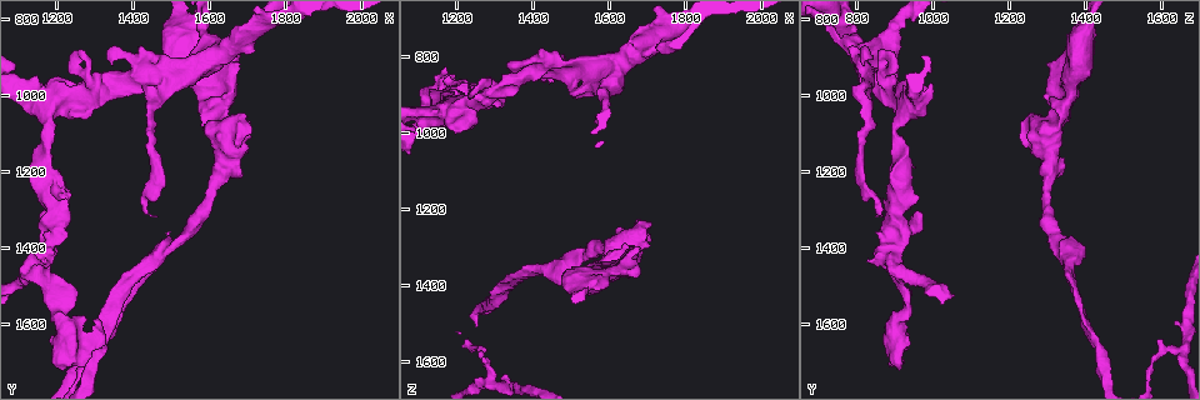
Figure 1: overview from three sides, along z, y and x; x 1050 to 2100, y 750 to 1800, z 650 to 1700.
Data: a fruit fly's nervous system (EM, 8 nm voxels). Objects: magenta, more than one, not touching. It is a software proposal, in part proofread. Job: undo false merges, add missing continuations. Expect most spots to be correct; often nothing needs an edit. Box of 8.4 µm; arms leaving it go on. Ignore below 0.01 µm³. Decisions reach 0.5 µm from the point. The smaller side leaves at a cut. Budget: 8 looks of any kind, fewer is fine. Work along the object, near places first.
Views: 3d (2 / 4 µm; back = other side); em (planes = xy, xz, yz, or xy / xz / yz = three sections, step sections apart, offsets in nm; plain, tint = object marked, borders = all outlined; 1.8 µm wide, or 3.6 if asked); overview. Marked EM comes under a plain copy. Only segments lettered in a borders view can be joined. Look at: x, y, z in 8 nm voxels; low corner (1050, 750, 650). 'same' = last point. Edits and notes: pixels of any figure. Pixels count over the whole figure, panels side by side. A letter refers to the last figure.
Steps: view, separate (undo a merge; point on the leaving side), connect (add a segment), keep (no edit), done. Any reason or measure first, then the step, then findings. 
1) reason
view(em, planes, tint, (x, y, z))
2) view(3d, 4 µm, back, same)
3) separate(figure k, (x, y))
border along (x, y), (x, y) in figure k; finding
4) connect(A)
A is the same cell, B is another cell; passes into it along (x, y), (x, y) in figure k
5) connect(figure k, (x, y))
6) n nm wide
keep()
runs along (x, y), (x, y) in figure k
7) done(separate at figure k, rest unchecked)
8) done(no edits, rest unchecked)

thick turns thin
view(em, xz, step 8, tint, (1230, 1615, 905))

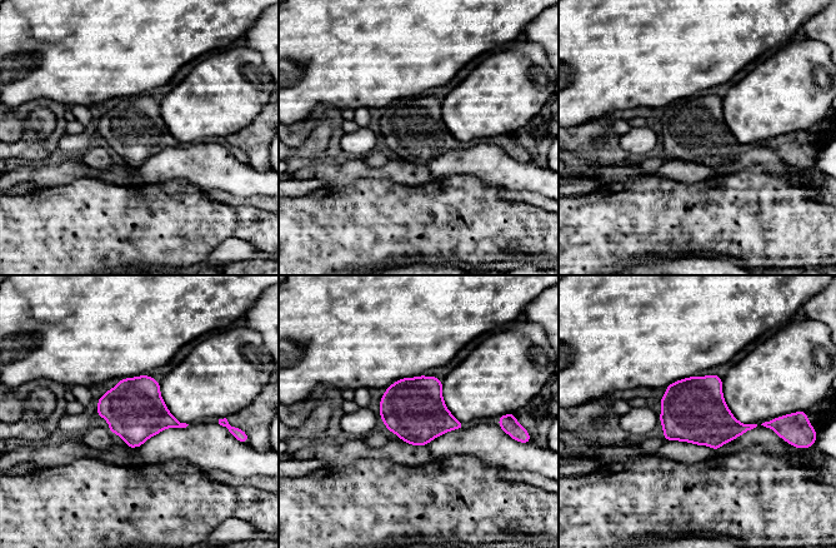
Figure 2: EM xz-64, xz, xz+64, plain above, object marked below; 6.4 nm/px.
another direction
view(em, planes, tint, same)

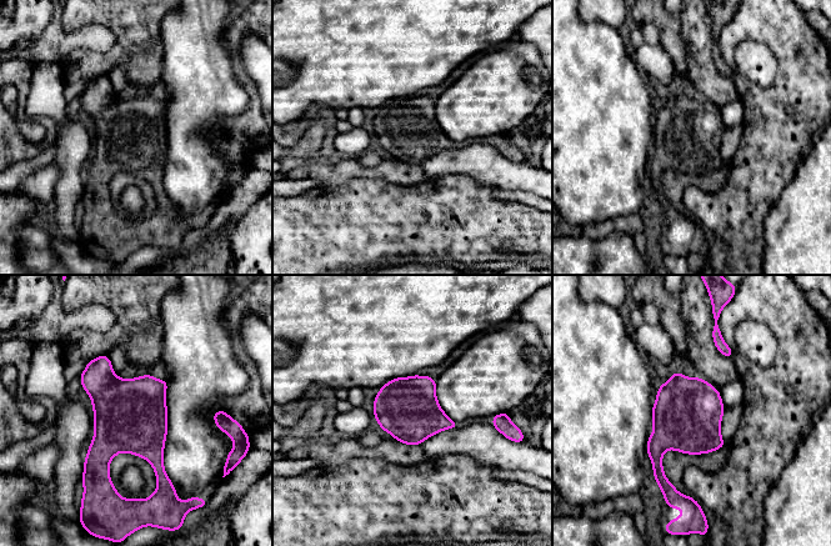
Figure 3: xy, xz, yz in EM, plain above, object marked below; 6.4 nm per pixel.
view(em, planes, borders, same)

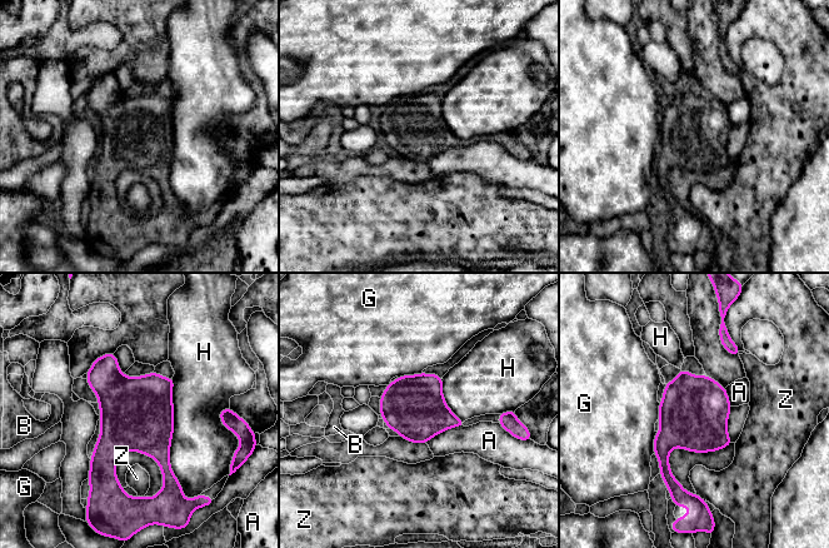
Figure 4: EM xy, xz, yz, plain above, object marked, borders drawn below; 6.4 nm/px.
400 nm wide
keep()
A, B, G, H and Z are other cells; border along (463, 426), (448, 428), (427, 443) in figure 4; all the same cell

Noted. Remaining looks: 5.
three-way junction
view(em, planes, tint, (1485, 970, 830))

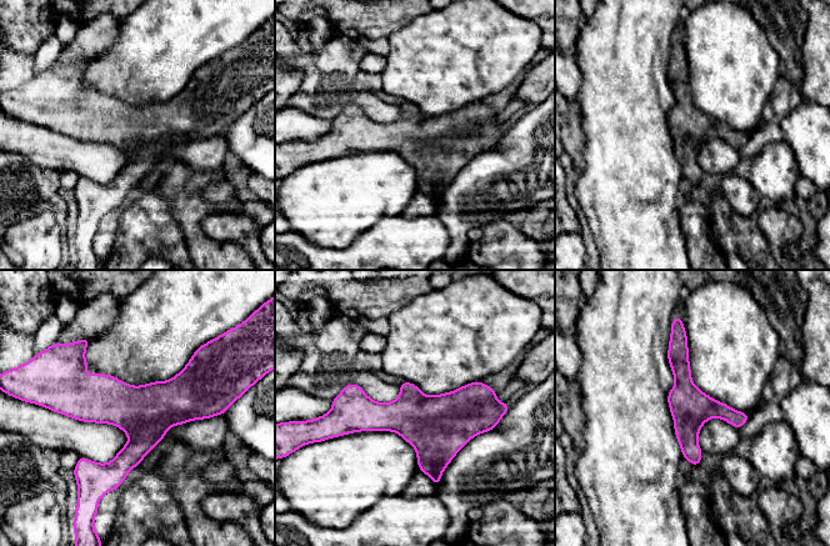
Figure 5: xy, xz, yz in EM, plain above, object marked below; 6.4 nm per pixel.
see the neighbours
view(em, planes, borders, same)

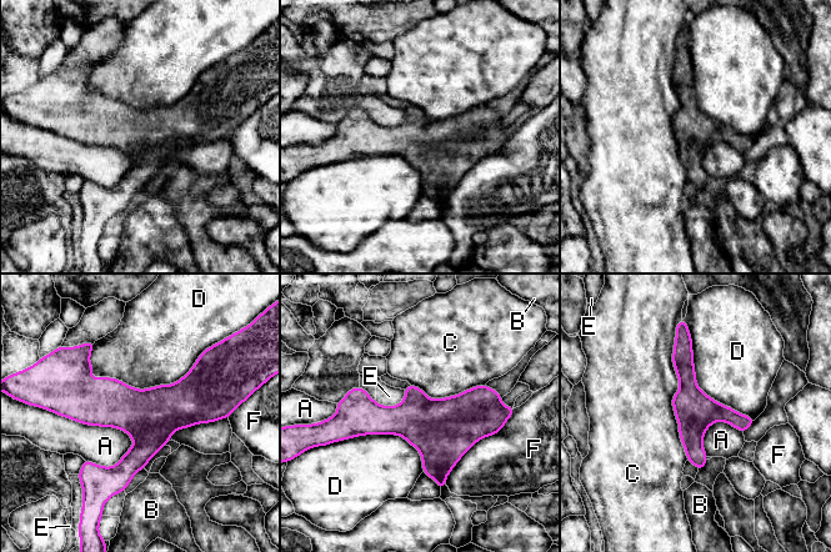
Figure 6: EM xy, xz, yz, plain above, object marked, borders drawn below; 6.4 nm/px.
C touches over 850 nm
keep()
A, B, C, D, E and F are other cells; continuous, no second cell

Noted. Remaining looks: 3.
two arms at a narrow angle
view(3d, 4 µm, (1280, 1000, 905))

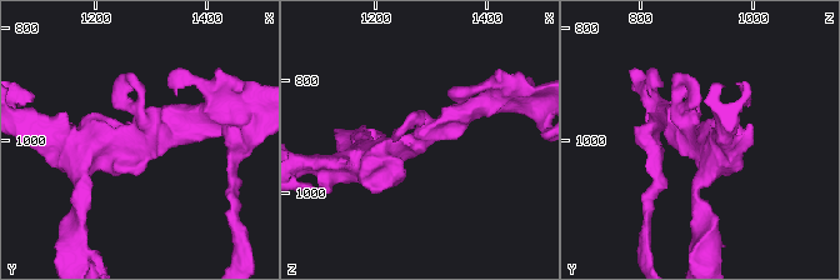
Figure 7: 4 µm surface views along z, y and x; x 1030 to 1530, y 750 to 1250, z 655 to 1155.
4 arms; now the EM
view(em, planes, tint, (1280, 1000, 905))

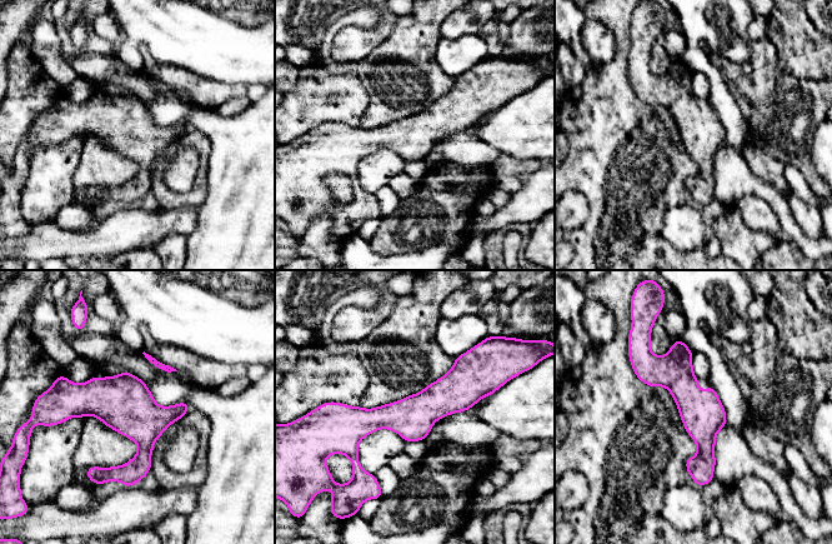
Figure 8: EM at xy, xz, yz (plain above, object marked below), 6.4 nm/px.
see the neighbours
view(em, planes, borders, same)

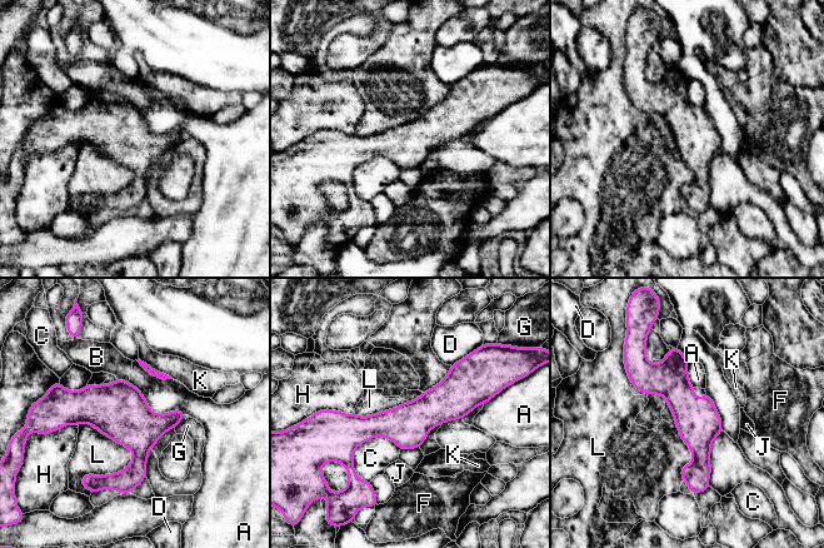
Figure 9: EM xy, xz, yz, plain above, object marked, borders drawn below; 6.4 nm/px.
280 nm wide; L touches over 460 nm
keep()
A, B, C, D, F, G, H, J, K and L are other cells; continuous, no second cell

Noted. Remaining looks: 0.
done(no edits, rest unchecked)

